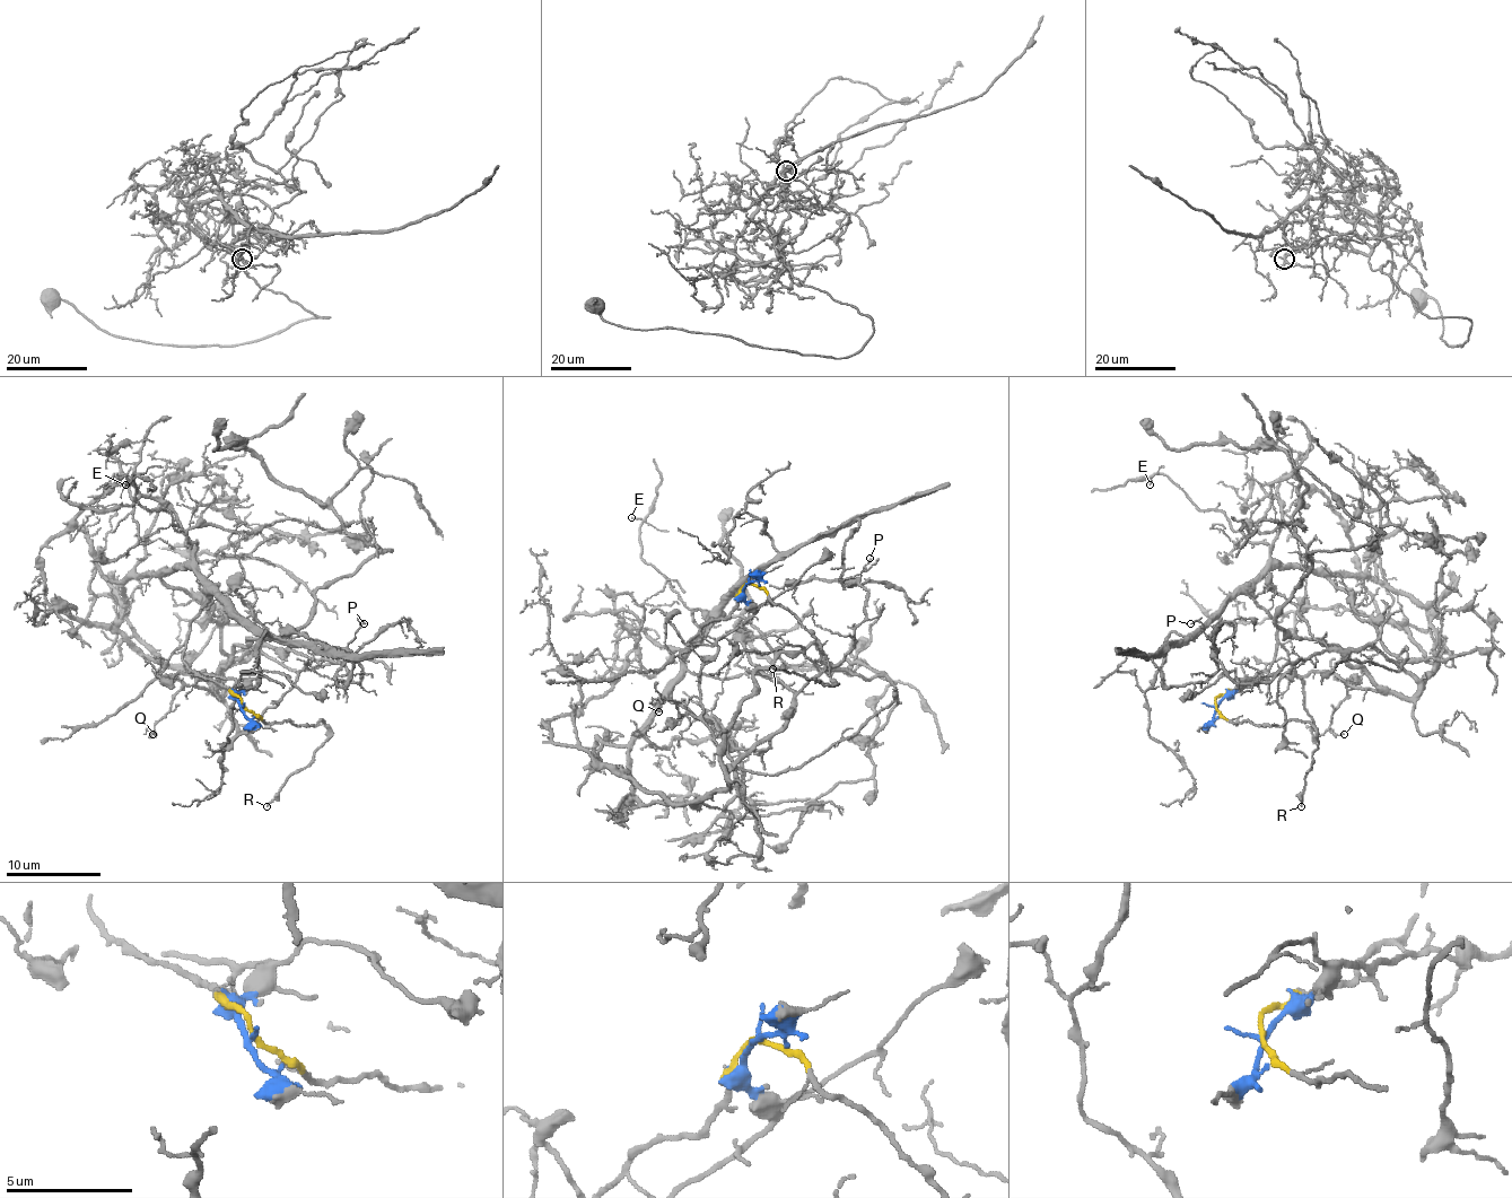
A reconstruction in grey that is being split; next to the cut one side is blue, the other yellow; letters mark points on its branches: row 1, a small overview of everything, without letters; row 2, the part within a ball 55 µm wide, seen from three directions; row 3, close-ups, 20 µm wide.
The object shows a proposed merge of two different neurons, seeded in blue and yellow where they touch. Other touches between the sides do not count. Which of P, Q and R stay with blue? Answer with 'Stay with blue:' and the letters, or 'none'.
Stay with blue: P, Q

